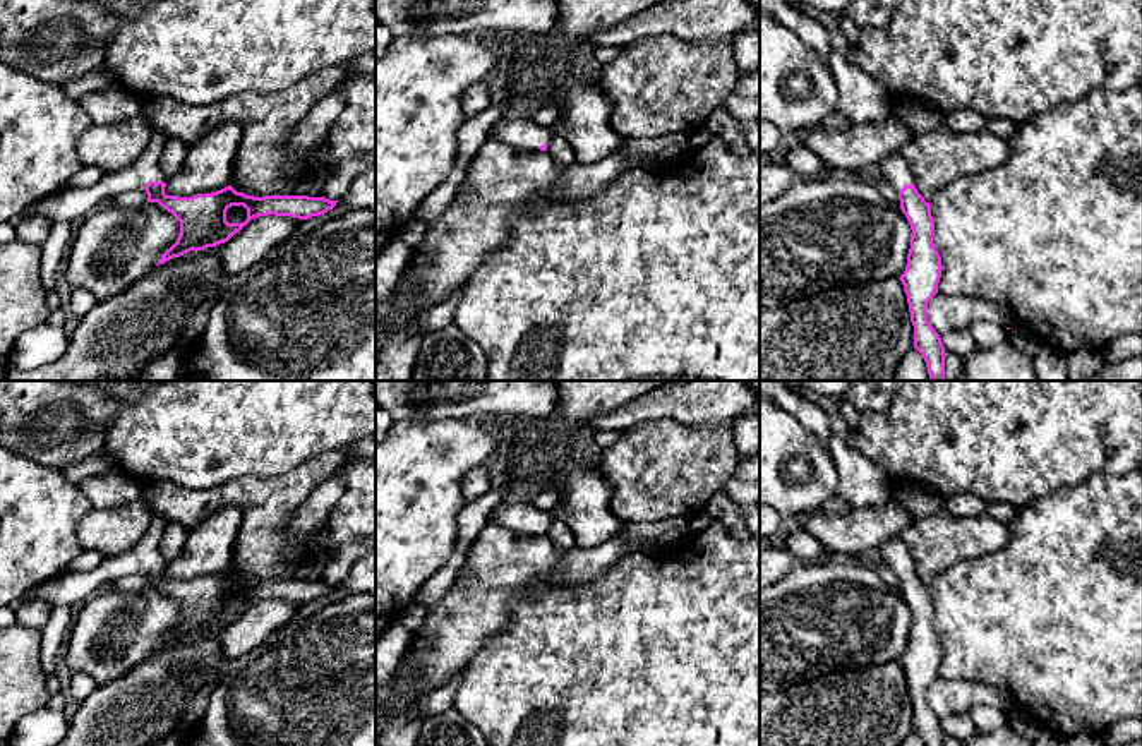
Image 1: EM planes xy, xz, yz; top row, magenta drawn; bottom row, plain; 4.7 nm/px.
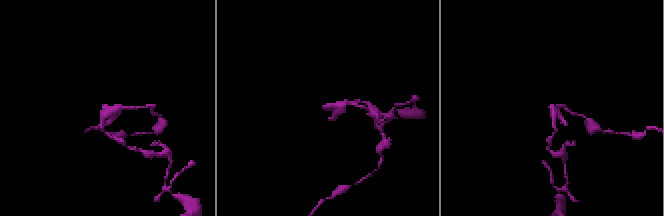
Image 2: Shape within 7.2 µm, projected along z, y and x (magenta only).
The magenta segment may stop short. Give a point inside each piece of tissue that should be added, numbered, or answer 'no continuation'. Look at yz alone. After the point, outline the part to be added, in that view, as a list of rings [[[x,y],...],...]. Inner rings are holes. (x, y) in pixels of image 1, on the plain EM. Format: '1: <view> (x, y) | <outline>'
1: yz (894, 553) | [[[900,537],[885,540],[878,549],[880,559],[899,576],[914,568],[914,557]]]

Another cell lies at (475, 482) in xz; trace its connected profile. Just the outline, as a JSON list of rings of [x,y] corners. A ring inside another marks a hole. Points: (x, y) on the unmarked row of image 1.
[[[477,466],[465,473],[461,490],[465,502],[472,502],[490,489],[490,477],[485,466]]]

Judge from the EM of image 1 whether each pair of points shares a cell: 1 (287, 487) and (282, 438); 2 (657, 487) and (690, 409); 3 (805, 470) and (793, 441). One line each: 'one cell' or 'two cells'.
1: two cells
2: two cells
3: one cell

